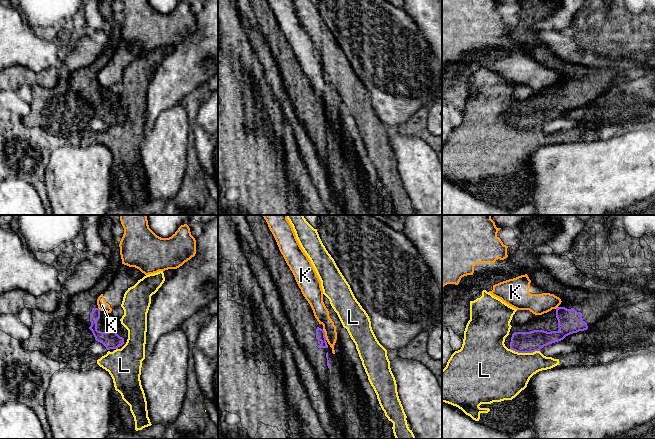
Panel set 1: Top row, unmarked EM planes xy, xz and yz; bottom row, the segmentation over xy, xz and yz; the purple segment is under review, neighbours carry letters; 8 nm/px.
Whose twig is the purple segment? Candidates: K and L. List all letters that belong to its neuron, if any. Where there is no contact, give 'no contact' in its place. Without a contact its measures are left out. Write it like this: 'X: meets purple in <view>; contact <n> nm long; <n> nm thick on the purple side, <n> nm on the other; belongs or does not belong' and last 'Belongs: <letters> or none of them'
K: meets purple in xz; contact 90 nm long; 80 nm thick on the purple side, 120 nm on the other; does not belong
L: meets purple in yz; contact 240 nm long; 180 nm thick on the purple side, 400 nm on the other; does not belong
Belongs: none of them

